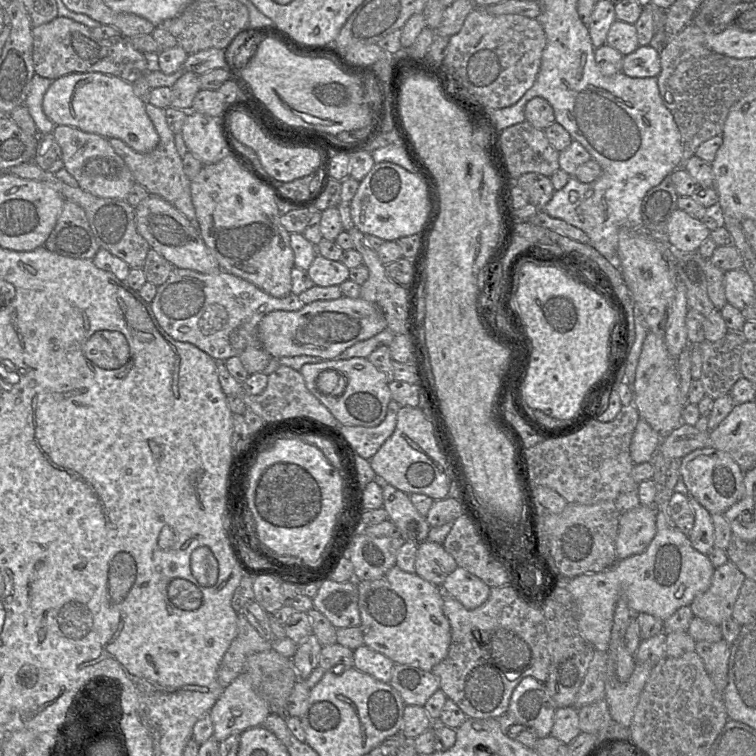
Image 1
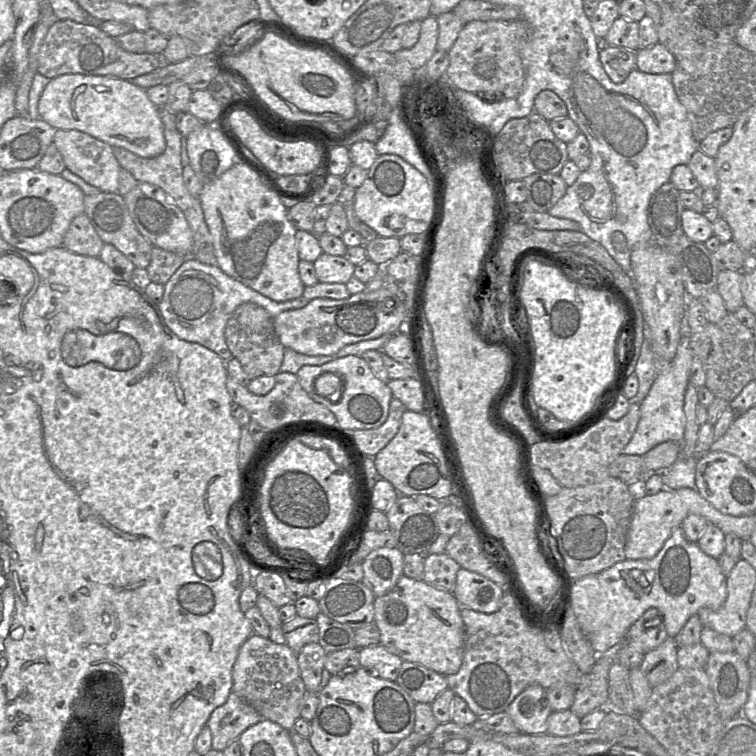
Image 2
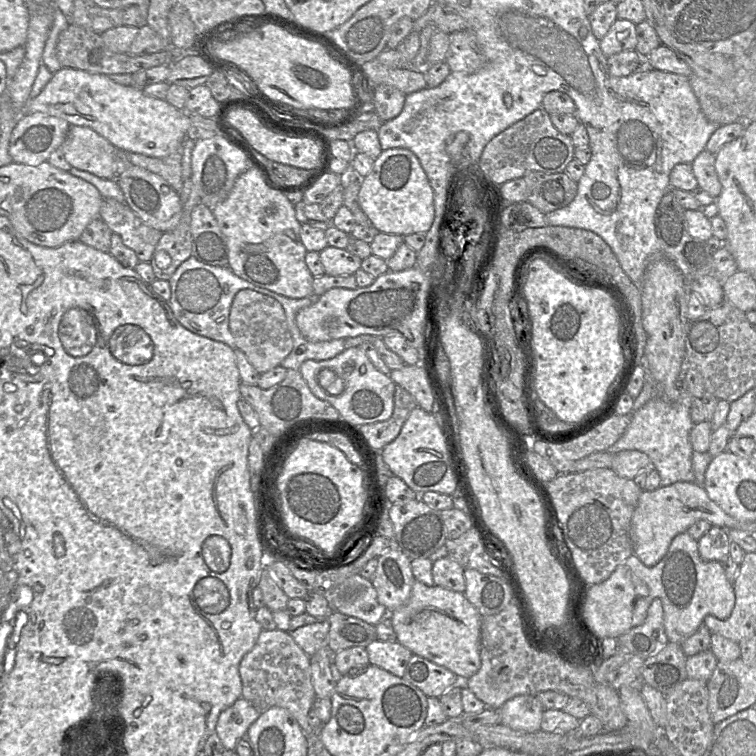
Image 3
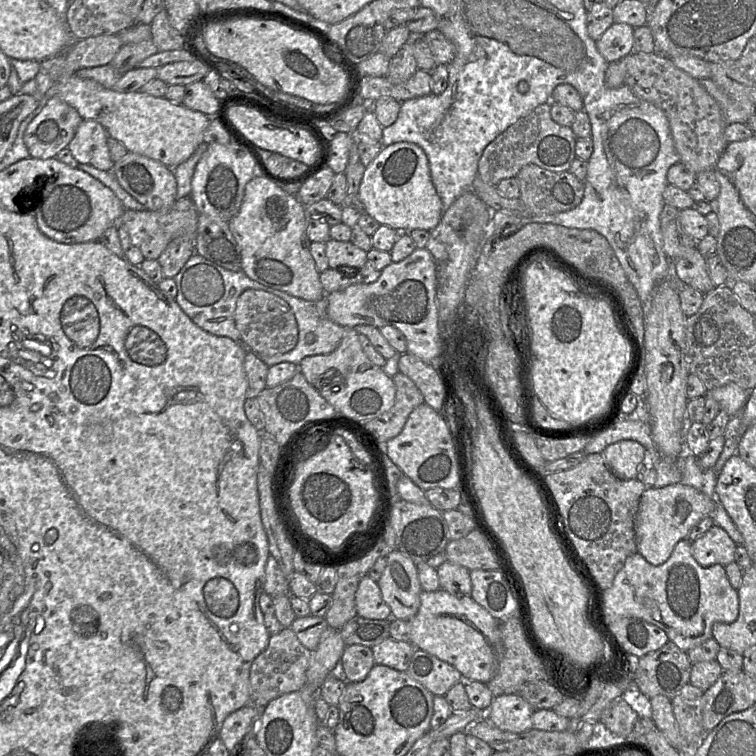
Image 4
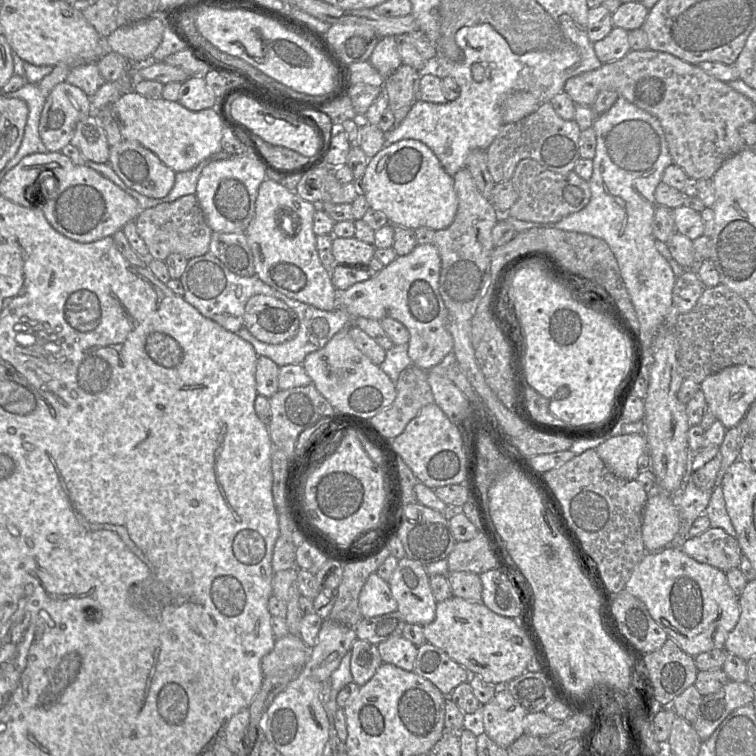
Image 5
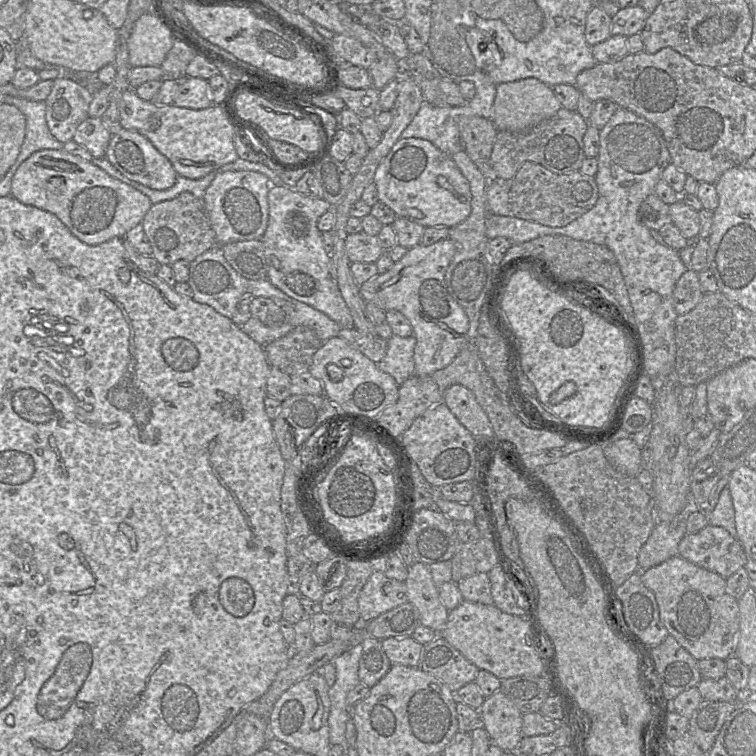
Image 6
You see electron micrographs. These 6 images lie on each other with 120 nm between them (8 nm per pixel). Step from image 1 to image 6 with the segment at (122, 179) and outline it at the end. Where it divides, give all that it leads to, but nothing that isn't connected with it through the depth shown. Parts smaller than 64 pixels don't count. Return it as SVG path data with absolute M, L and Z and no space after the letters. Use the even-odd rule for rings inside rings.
M88 117L78 126L72 140L83 145L95 159L99 159L106 156L111 137L101 118Z

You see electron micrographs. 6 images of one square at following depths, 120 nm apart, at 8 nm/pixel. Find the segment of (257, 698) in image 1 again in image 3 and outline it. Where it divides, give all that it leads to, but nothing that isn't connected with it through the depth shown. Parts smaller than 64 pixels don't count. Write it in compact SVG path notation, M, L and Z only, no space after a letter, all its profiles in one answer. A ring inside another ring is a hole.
M243 697L223 710L216 724L216 733L225 750L235 750L237 743L246 737L249 727L261 712Z

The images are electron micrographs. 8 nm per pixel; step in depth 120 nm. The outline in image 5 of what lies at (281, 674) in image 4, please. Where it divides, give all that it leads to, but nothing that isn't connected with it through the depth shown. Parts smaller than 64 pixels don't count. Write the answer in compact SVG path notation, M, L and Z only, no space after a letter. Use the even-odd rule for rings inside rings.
M288 633L276 639L273 650L261 659L261 670L264 677L290 667L300 669L306 664L310 648L302 641L300 636Z

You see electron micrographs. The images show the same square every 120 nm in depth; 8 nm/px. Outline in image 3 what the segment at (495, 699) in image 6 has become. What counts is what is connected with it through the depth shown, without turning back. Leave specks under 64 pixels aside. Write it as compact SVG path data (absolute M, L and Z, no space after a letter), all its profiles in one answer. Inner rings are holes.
M518 695L499 709L501 724L519 732L534 733L541 730L544 707L536 695Z

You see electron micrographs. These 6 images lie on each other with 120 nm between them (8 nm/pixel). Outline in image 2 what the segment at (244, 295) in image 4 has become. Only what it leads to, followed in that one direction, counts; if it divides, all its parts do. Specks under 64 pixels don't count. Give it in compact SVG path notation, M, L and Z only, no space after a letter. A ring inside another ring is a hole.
M243 303L234 310L226 323L225 340L228 348L250 380L264 375L275 376L280 372L285 347L275 333L273 318L261 306Z

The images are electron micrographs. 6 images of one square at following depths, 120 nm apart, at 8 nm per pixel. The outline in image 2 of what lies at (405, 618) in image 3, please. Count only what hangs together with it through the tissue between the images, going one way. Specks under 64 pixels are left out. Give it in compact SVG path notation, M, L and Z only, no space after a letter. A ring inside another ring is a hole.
M402 575L390 592L374 600L379 645L403 661L419 663L443 676L455 674L462 665L465 643L460 609L461 605L451 592Z

